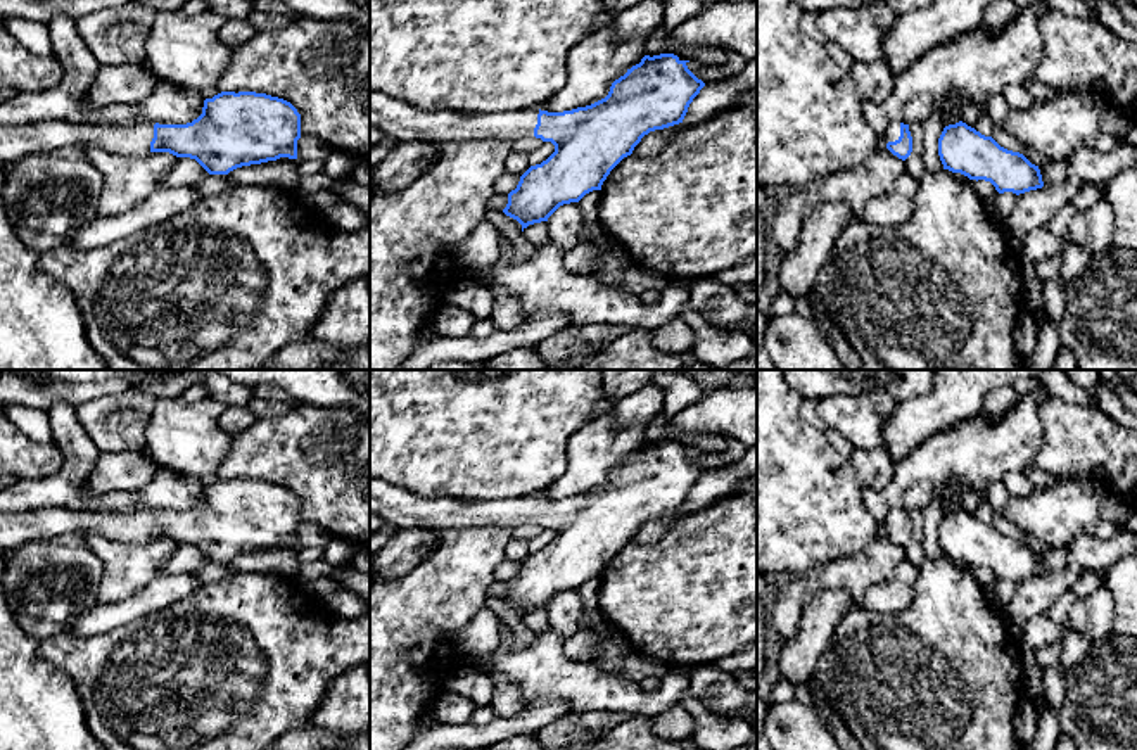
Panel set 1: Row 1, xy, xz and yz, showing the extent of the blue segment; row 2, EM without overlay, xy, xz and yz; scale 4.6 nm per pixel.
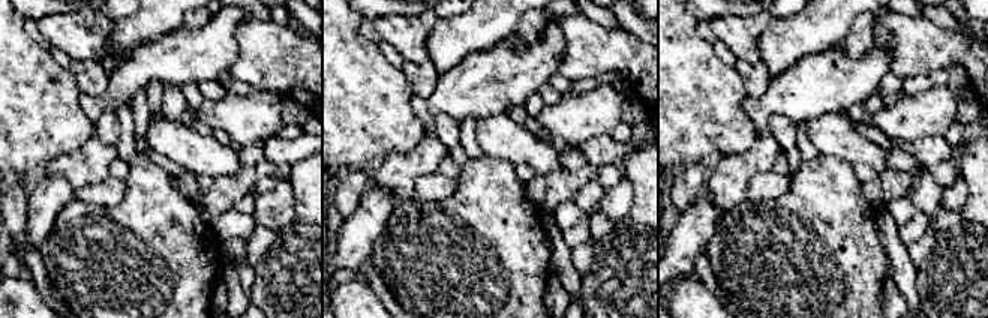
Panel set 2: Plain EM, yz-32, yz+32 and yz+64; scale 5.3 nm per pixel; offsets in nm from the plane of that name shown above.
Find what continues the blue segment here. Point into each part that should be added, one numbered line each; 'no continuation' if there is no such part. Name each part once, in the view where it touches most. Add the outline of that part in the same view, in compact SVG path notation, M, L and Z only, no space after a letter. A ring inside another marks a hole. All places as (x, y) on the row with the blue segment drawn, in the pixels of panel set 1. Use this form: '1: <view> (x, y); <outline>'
1: yz (892, 132); M890 121L890 124L885 130L885 140L883 145L886 147L888 142L895 142L900 137L900 121Z

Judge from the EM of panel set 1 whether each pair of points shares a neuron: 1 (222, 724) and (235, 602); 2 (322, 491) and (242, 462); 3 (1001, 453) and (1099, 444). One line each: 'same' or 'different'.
1: same
2: same
3: different

